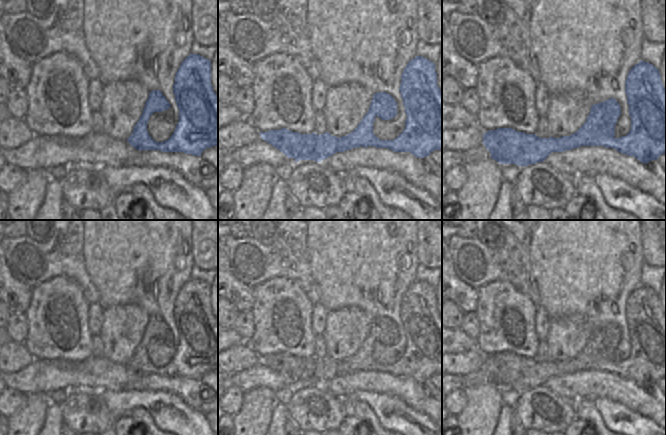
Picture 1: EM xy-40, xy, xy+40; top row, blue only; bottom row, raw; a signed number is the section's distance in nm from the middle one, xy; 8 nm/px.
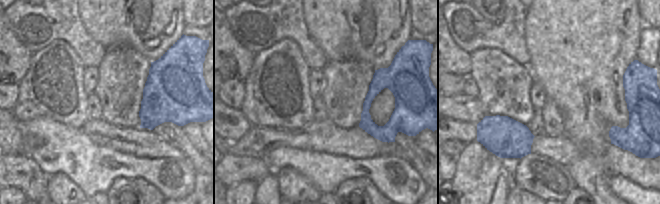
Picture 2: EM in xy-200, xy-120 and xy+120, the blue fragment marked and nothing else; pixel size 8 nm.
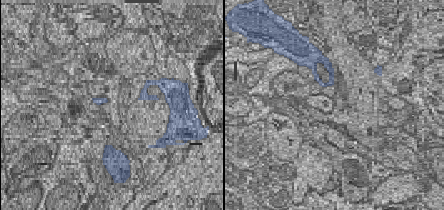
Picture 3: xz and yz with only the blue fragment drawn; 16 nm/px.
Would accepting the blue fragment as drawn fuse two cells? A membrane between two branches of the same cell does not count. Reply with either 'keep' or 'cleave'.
keep

